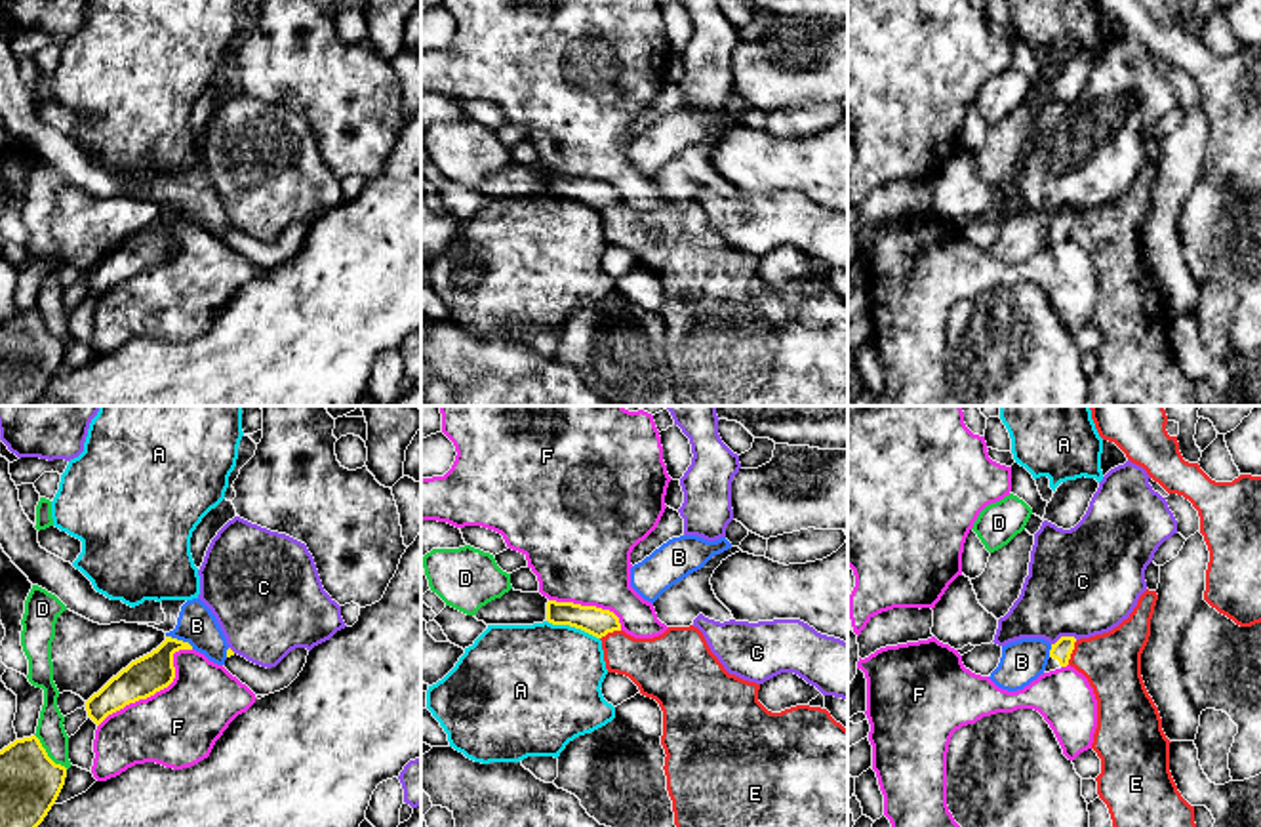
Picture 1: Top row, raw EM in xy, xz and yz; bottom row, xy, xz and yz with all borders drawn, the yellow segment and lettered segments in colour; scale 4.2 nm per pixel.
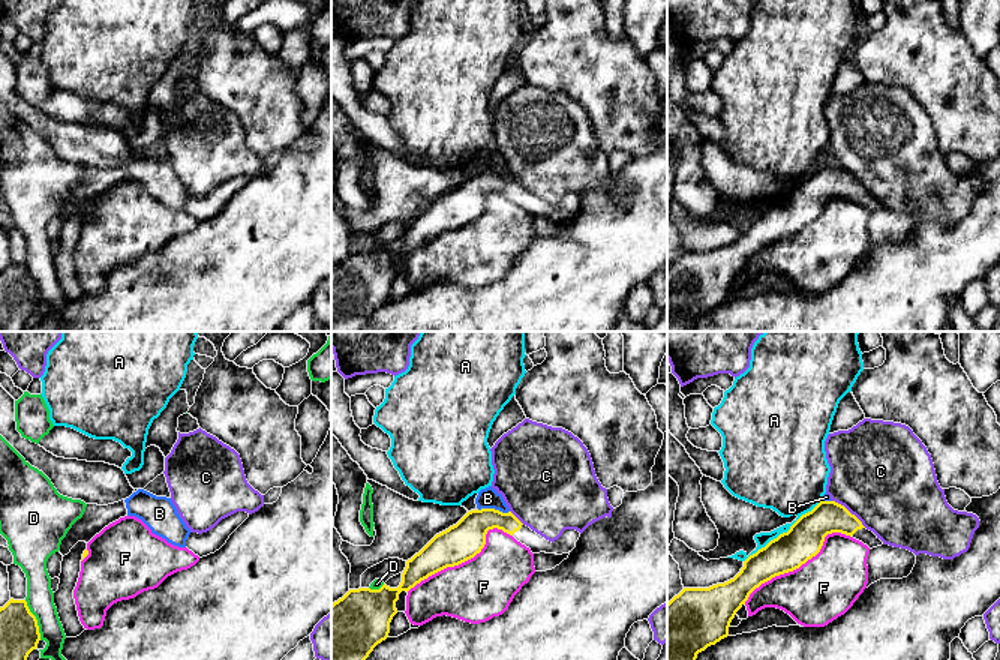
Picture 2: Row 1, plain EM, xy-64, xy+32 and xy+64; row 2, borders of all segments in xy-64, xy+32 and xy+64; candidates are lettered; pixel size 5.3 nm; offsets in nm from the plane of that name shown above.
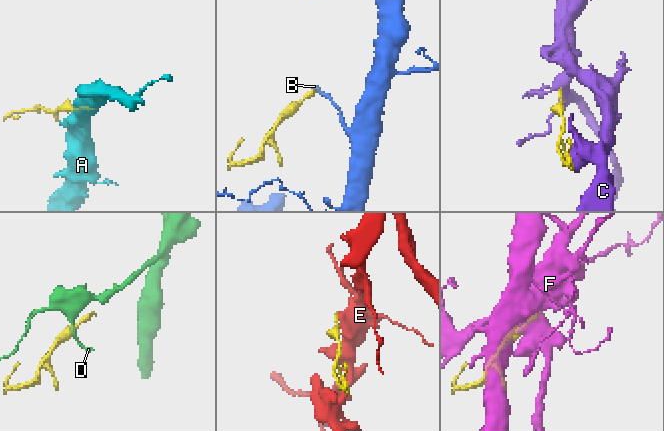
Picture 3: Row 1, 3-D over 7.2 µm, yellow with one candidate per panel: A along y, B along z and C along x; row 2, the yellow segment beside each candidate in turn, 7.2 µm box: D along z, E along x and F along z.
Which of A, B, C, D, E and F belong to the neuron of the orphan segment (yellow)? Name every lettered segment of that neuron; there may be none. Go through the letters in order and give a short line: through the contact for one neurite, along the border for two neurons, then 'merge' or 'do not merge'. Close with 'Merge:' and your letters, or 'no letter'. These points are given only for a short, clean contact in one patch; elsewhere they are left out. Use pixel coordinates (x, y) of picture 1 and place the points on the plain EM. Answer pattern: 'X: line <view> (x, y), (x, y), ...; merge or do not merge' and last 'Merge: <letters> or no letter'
A: do not merge
B: line xy (166, 208), (185, 214), (193, 221); do not merge
C: do not merge
D: line xy (35, 307), (44, 324), (67, 342); do not merge
E: line yz (1077, 214), (1067, 237); do not merge
F: do not merge
Merge: no letter

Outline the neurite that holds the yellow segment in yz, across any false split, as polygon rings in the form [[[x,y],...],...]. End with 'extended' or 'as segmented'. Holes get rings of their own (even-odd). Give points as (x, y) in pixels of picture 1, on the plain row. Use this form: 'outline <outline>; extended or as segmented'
outline [[[1061,210],[1055,217],[1051,217],[1050,232],[1044,246],[1067,240],[1074,223],[1074,215],[1074,210]]]; extended

